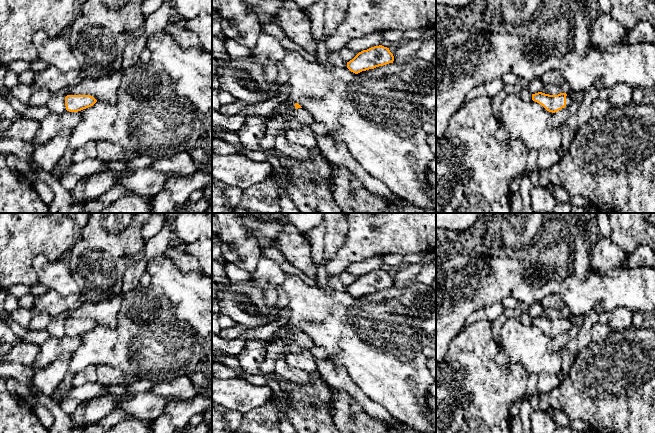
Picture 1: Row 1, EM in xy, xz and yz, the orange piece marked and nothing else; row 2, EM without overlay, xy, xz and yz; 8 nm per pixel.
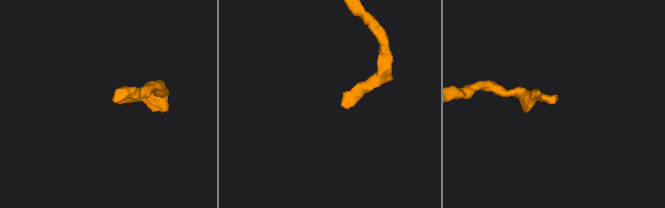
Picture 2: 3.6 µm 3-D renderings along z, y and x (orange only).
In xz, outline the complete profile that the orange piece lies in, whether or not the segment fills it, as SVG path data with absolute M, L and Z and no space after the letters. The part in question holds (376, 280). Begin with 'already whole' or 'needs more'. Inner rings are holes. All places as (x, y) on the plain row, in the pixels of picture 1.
already whole; M379 269L359 276L352 284L347 286L347 292L358 298L362 295L393 287L393 285L394 280L389 272Z

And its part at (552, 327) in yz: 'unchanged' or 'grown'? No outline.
grown

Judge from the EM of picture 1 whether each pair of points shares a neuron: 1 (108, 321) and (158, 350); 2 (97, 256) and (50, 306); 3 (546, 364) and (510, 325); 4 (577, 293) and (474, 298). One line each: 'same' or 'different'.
1: different
2: same
3: same
4: same

